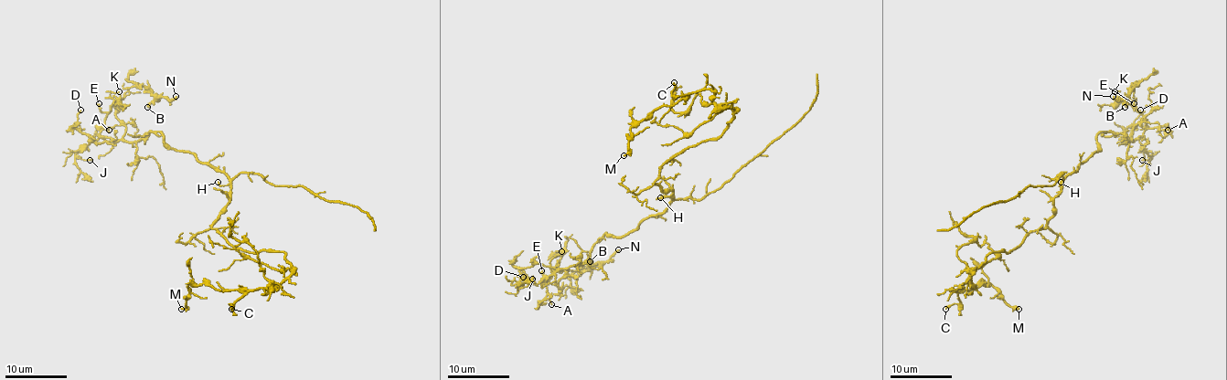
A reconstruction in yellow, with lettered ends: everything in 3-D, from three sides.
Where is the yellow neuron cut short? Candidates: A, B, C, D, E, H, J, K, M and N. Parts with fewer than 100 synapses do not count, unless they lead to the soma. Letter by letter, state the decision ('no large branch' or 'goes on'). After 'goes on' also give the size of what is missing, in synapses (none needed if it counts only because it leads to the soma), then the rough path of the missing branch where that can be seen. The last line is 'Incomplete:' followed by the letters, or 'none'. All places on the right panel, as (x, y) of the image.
A: no large branch
B: no large branch
C: no large branch
D: no large branch
E: no large branch
H: no large branch
J: no large branch
K: no large branch
M: no large branch
N: no large branch
Incomplete: none

